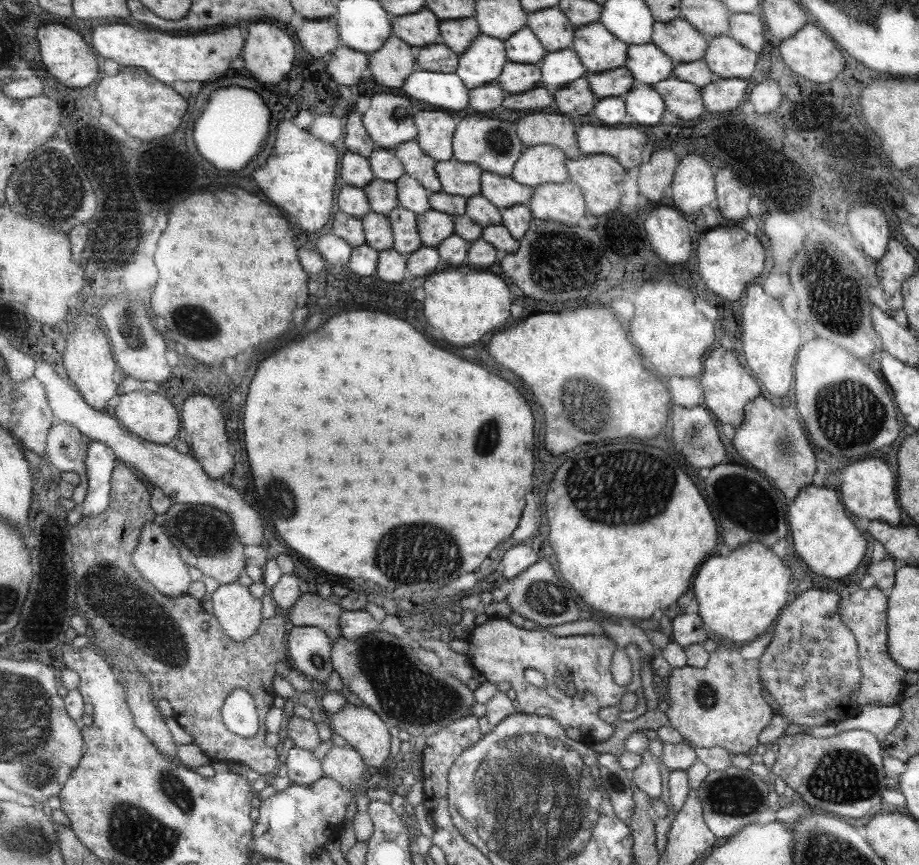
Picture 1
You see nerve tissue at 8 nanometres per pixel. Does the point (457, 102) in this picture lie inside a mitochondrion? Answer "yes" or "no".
no

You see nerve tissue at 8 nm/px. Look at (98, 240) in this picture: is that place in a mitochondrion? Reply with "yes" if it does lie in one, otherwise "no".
yes

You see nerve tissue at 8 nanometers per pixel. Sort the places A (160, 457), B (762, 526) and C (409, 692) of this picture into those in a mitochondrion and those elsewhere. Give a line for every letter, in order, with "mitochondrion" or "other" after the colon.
A: other
B: mitochondrion
C: mitochondrion

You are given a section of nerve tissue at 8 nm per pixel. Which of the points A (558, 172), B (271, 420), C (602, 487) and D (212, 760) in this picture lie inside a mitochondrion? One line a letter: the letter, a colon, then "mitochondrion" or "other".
A: other
B: other
C: mitochondrion
D: other

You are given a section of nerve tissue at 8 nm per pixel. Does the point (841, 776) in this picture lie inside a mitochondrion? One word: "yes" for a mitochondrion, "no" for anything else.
yes

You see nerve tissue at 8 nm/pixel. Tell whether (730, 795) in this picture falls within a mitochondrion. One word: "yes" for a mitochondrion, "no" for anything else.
yes

